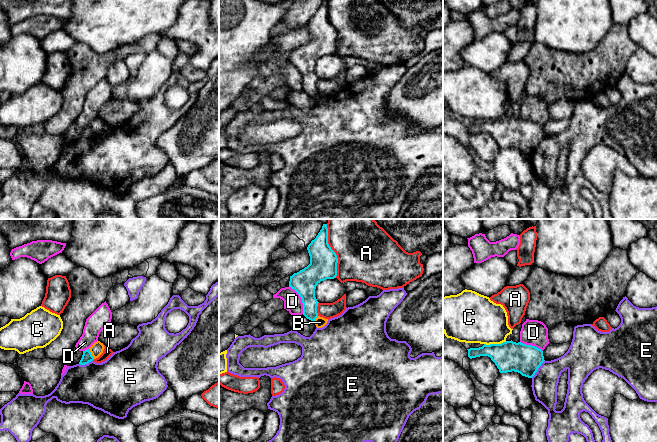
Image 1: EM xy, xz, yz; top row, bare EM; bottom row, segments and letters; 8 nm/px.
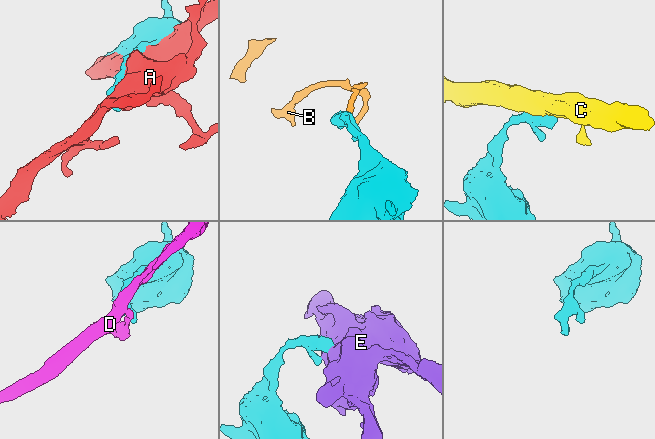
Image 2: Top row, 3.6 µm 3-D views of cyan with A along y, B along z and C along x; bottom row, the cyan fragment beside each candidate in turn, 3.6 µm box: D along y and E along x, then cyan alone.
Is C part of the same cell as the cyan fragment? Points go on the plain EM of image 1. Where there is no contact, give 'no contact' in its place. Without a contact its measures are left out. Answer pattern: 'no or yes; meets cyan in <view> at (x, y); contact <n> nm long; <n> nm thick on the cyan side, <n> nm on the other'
no; meets cyan in yz at (495, 120); contact 190 nm long; 240 nm thick on the cyan side, 380 nm on the other

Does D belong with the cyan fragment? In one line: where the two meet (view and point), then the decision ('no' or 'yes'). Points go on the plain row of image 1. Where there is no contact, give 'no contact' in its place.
xz (301, 74) | no

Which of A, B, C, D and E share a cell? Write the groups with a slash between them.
A / B / C / D / E

